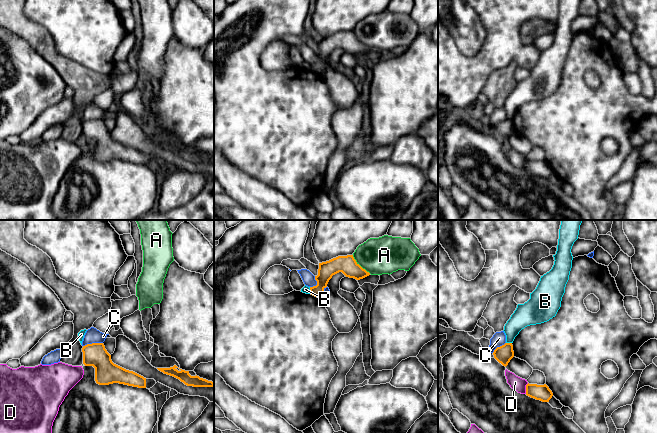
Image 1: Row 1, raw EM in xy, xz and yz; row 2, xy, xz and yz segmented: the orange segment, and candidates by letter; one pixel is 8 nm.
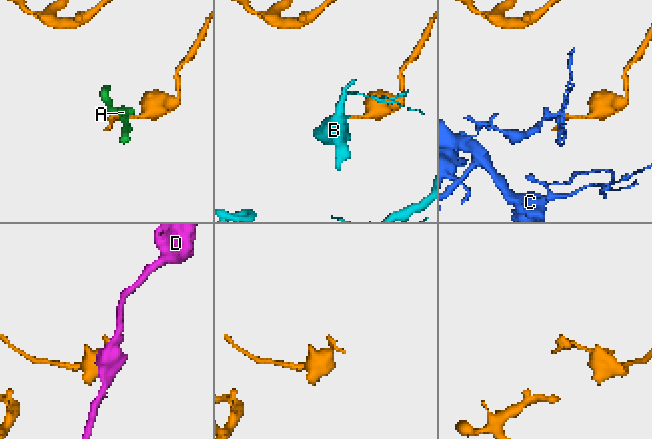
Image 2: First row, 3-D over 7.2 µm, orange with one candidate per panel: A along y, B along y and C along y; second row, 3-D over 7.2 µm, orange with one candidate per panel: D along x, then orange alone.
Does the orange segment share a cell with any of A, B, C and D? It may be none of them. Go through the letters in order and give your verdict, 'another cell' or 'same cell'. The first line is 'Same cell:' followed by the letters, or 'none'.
Same cell: none
A: another cell
B: another cell
C: another cell
D: another cell

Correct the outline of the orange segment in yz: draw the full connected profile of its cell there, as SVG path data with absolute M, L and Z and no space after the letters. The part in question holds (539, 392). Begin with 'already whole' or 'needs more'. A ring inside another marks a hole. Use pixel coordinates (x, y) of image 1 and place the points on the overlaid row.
already whole; M528 383L526 385L526 395L542 402L549 402L553 393L546 384L537 385Z

